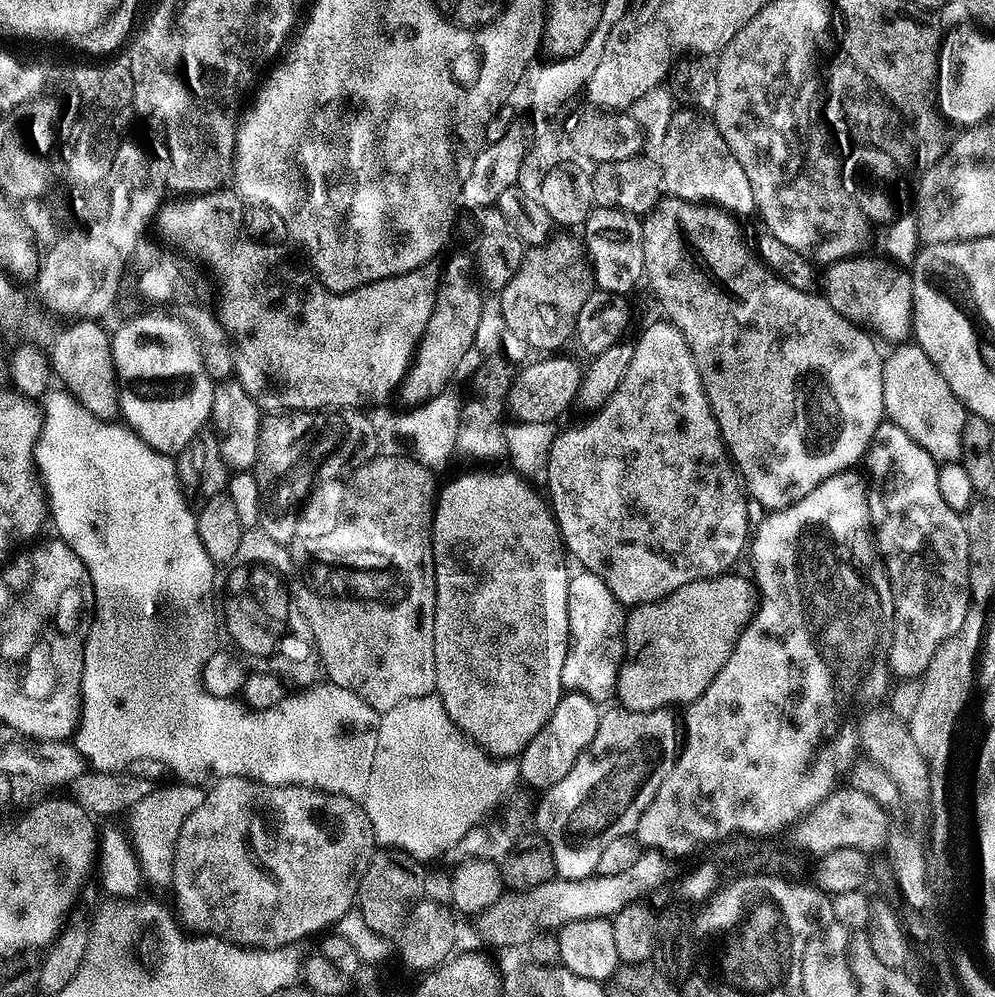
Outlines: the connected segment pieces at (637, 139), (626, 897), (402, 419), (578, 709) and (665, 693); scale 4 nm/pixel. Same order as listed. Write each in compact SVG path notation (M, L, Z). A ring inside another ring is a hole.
M590 108L588 112L578 115L568 124L567 134L562 132L562 124L558 118L546 122L532 122L532 146L524 156L532 156L532 152L540 152L544 156L544 174L547 176L556 165L567 164L581 171L591 171L598 164L606 162L622 162L626 158L634 158L645 151L646 145L643 130L628 110L609 110L607 108Z
M643 849L633 865L627 870L622 870L619 874L597 876L595 874L577 880L562 880L553 878L550 882L542 882L542 886L534 886L530 890L521 892L505 891L504 895L494 902L494 906L486 906L475 917L476 932L480 935L480 940L484 944L489 944L492 948L516 948L527 945L528 941L537 932L552 932L558 930L564 924L569 924L572 920L582 918L611 918L622 911L626 905L637 903L644 898L648 890L654 890L666 883L674 874L675 864L663 852L652 849Z
M447 388L425 403L407 409L404 414L398 412L389 414L382 408L376 409L373 413L370 412L368 417L371 425L374 426L376 436L386 446L400 438L410 440L414 458L425 468L431 468L434 472L438 472L455 453L458 420L464 405L453 390Z
M565 691L558 706L554 706L554 714L546 718L546 726L542 726L542 730L538 730L534 738L530 738L530 742L520 753L520 780L532 788L540 788L539 790L550 789L562 782L562 778L570 774L570 766L574 766L574 762L578 762L590 742L594 742L601 711L601 705L597 701L586 698L584 694Z
M736 574L686 582L686 586L678 586L678 590L670 595L649 604L637 604L627 613L624 622L624 660L620 663L614 693L619 707L649 712L659 708L671 709L672 704L687 706L703 694L710 682L714 682L718 670L726 666L726 658L730 658L736 639L752 621L758 607L755 583L747 575L732 575Z

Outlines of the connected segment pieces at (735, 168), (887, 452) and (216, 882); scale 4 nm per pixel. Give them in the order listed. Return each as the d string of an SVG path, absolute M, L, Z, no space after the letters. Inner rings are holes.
M699 110L674 112L658 149L658 163L667 195L714 204L740 218L756 212L754 190L750 190L746 170L742 170L738 158L730 154L730 146L726 146L722 134L705 113Z
M885 422L878 426L878 430L874 430L872 445L866 453L867 464L869 472L867 472L867 475L870 477L868 513L872 515L874 543L878 549L879 559L882 561L884 574L888 578L888 591L890 593L890 636L892 632L892 641L888 644L888 668L896 675L895 679L897 681L916 680L924 675L924 670L940 643L949 640L951 636L956 635L965 627L964 619L968 616L968 608L970 609L966 530L963 529L961 513L955 512L950 506L946 506L946 498L942 498L942 492L938 490L937 461L933 460L930 454L926 454L926 450L922 450L922 446L918 446L914 442L914 438L910 438L910 434L906 434L897 424Z
M222 776L222 777L219 777L219 779L217 779L217 780L216 780L216 781L215 781L215 783L213 783L213 784L216 784L216 785L214 785L214 786L213 786L213 788L212 788L212 789L211 789L211 788L210 788L210 787L209 787L209 788L208 788L208 789L207 789L207 791L205 791L205 794L204 794L204 801L203 801L203 802L202 802L202 806L198 806L198 810L194 810L194 814L190 814L190 818L186 818L186 822L182 822L182 830L181 830L181 831L180 831L180 833L179 833L179 834L178 834L178 842L177 842L177 843L176 843L176 845L175 845L175 846L174 846L174 866L173 866L173 867L172 867L172 882L171 882L171 885L170 885L170 891L172 891L172 896L173 896L173 898L174 898L174 899L176 899L176 908L175 908L175 907L174 907L174 912L175 912L175 915L176 915L176 916L177 916L177 917L178 917L178 920L179 920L179 923L180 923L180 924L181 924L181 925L183 925L183 927L184 927L184 928L185 928L185 929L187 929L187 931L188 931L188 932L189 932L189 933L192 933L192 934L203 934L203 935L205 935L205 936L216 936L216 937L219 937L219 938L220 938L220 939L221 939L221 940L226 940L226 941L228 941L228 943L230 943L230 944L239 944L239 945L240 945L240 947L242 947L242 948L255 948L255 949L257 949L257 948L281 948L281 947L282 947L282 945L283 945L283 944L295 944L295 943L297 943L297 942L304 942L304 939L306 939L306 938L307 938L307 936L312 936L312 935L314 935L314 934L315 934L315 932L320 932L320 931L321 931L321 932L320 932L320 933L323 933L323 932L324 932L324 931L325 931L325 930L328 930L328 929L324 929L324 930L323 930L323 928L328 928L328 927L330 927L330 926L331 926L331 924L332 924L332 927L333 927L333 926L336 926L336 925L339 925L339 923L340 923L340 919L342 919L342 918L343 918L343 916L344 916L344 915L346 915L346 914L347 914L347 912L351 912L351 911L353 911L353 908L354 908L354 905L355 905L355 904L356 904L356 903L357 903L357 900L358 900L358 893L359 893L359 891L360 891L360 879L361 879L361 878L362 878L362 874L363 874L363 873L364 873L364 871L365 871L365 870L366 870L366 866L367 866L367 865L368 865L368 863L369 863L369 862L370 862L370 858L371 858L371 857L372 857L372 854L373 854L373 852L375 852L375 851L377 851L377 848L378 848L378 845L377 845L377 842L376 842L376 839L375 839L375 838L374 838L374 834L373 834L373 833L372 833L372 827L371 827L371 826L370 826L370 818L369 818L369 817L368 817L368 815L367 815L367 814L366 814L366 810L365 810L365 809L364 809L364 806L363 806L363 803L360 803L360 802L357 802L357 801L354 801L354 800L351 800L351 799L350 799L350 798L346 798L346 797L345 797L345 796L339 796L339 795L338 795L338 794L330 794L330 793L329 793L329 792L319 792L319 790L318 790L318 789L316 789L316 788L299 788L299 787L298 787L298 786L270 786L270 785L269 785L269 784L259 784L259 783L258 783L258 782L254 782L254 781L253 781L253 780L247 780L247 779L246 779L246 778L242 778L242 777L241 777L241 776Z

